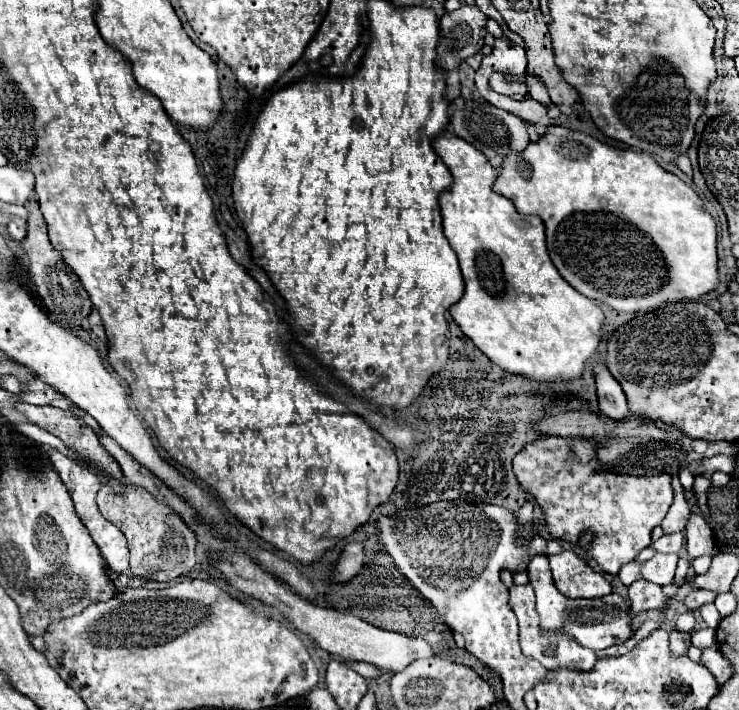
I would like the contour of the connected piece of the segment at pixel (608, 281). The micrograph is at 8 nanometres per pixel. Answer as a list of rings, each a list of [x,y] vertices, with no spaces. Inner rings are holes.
[[[568,132],[566,136],[546,134],[546,138],[540,138],[538,142],[530,142],[528,148],[520,154],[510,154],[506,162],[502,164],[502,172],[494,184],[494,192],[502,194],[504,198],[512,200],[516,210],[520,214],[538,214],[542,216],[546,224],[546,240],[548,240],[548,252],[558,268],[558,272],[564,276],[564,280],[574,286],[580,294],[598,300],[602,304],[612,306],[618,312],[650,312],[660,308],[666,302],[680,302],[680,300],[696,300],[718,286],[718,254],[716,254],[716,222],[712,214],[706,212],[702,198],[692,190],[690,184],[682,182],[676,174],[664,170],[650,154],[636,152],[632,148],[614,148],[610,144],[604,144],[584,132]]]

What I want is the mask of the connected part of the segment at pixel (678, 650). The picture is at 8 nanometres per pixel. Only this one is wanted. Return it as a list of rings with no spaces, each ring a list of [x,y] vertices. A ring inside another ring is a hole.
[[[672,630],[672,632],[670,632],[670,650],[672,650],[674,654],[686,654],[686,652],[688,652],[688,648],[686,648],[686,644],[684,644],[684,636],[682,636],[678,630]]]

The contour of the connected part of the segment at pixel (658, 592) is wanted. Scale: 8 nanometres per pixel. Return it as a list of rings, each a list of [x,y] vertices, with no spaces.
[[[636,580],[628,586],[628,598],[632,602],[632,612],[642,610],[664,610],[670,606],[670,598],[664,596],[662,588],[658,584],[652,584],[648,580]]]

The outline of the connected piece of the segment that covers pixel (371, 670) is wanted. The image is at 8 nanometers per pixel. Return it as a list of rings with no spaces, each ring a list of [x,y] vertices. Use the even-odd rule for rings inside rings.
[[[348,662],[348,664],[352,664],[352,668],[354,668],[360,676],[364,676],[364,678],[376,678],[376,676],[378,676],[378,668],[376,668],[376,666],[360,664],[360,662]]]

